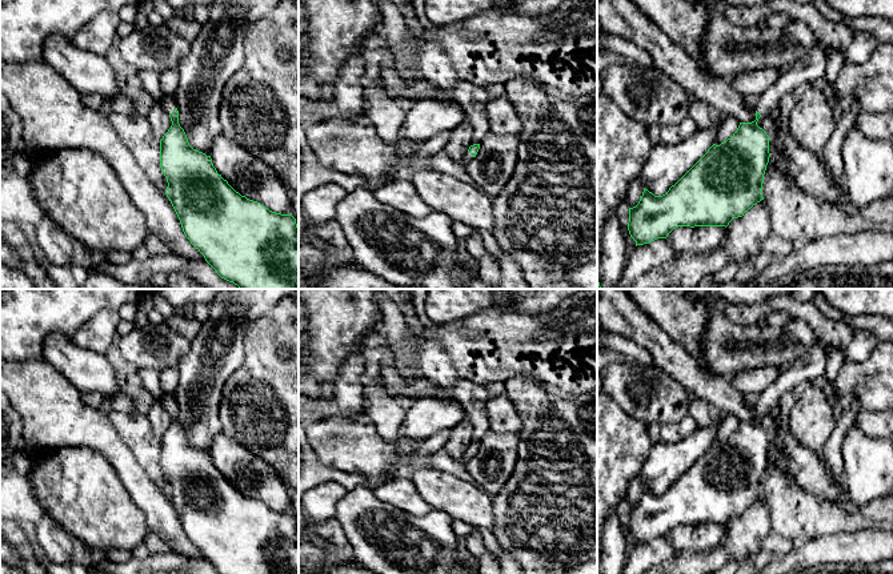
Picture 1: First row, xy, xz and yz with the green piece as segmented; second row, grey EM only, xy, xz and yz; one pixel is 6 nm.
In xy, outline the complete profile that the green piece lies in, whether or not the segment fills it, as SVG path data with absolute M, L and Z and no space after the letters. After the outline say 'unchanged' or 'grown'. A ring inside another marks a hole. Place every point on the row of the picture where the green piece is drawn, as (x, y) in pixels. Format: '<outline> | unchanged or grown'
M175 96L159 100L172 125L160 140L160 168L185 237L216 273L240 289L299 289L299 226L292 214L269 210L236 192L217 173L211 156L193 149L179 124Z | grown

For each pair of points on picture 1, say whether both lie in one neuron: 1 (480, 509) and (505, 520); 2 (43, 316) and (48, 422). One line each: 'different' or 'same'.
1: different
2: different

